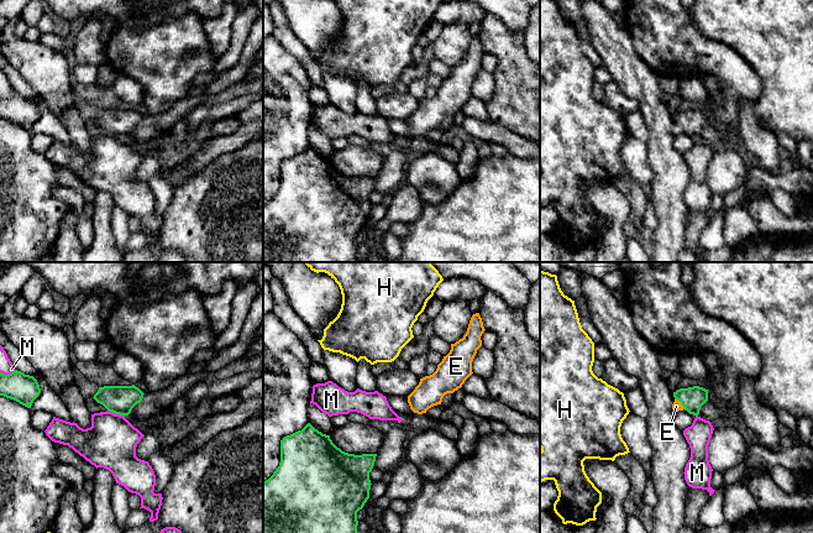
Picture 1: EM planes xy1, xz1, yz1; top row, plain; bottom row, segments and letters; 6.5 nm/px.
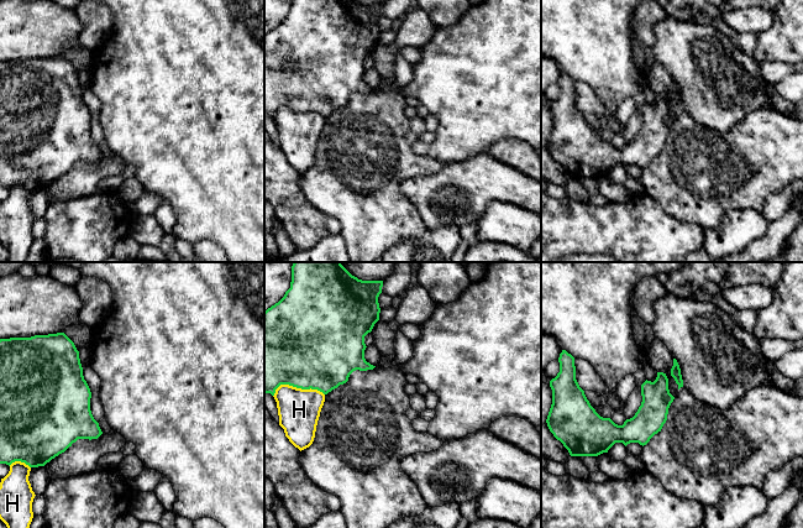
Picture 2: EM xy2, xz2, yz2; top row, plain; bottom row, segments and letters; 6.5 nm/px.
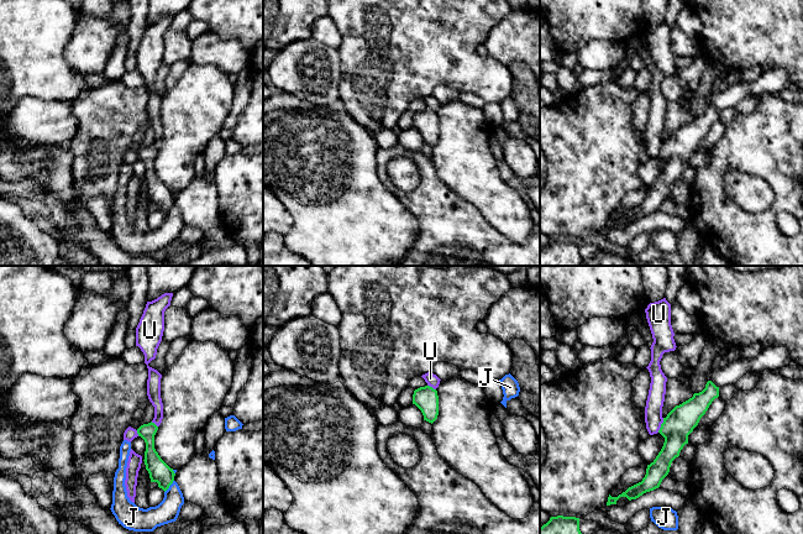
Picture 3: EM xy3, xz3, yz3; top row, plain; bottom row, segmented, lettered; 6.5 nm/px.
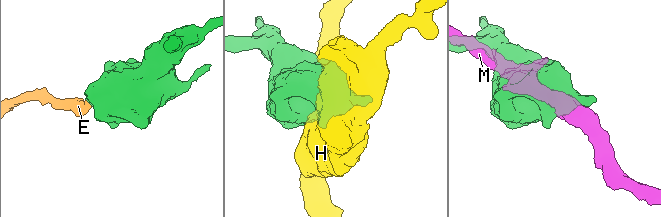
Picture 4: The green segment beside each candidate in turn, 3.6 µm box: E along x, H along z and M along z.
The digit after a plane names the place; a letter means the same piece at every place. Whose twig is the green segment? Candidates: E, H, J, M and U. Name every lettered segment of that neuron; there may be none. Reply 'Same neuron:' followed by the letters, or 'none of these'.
Same neuron: E

